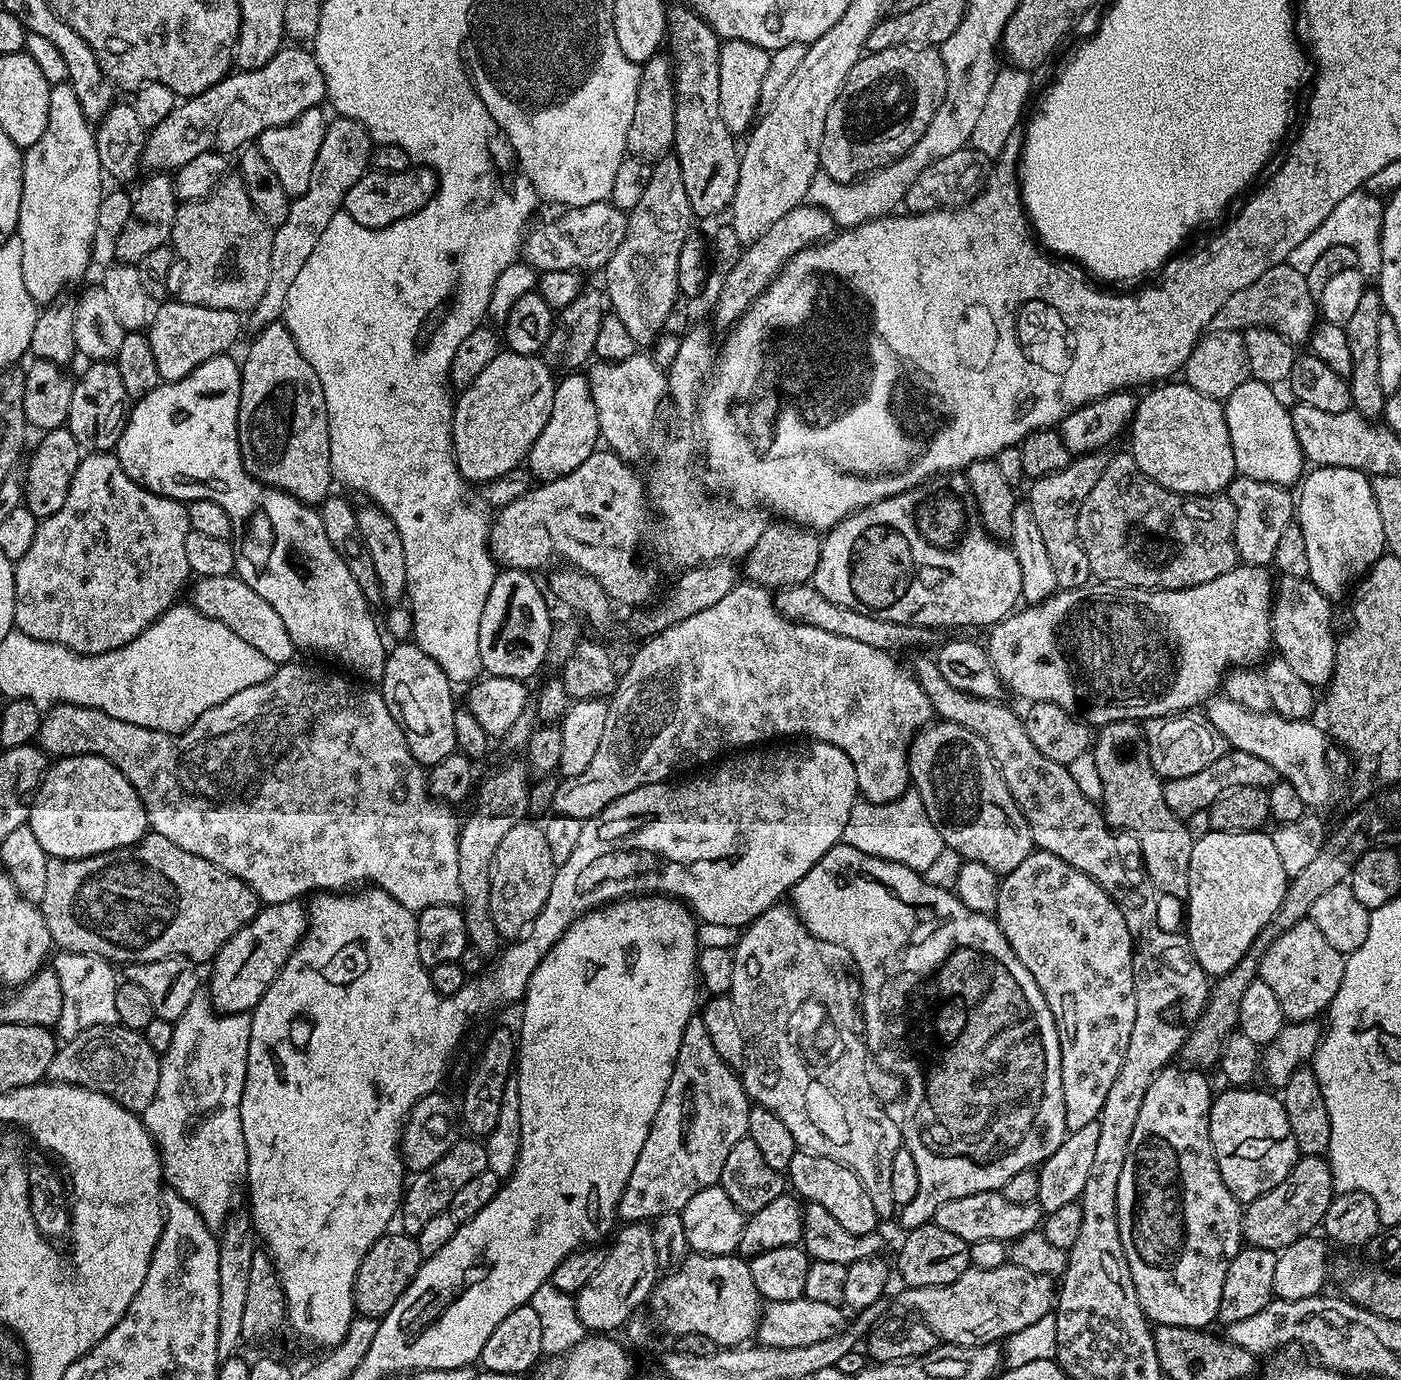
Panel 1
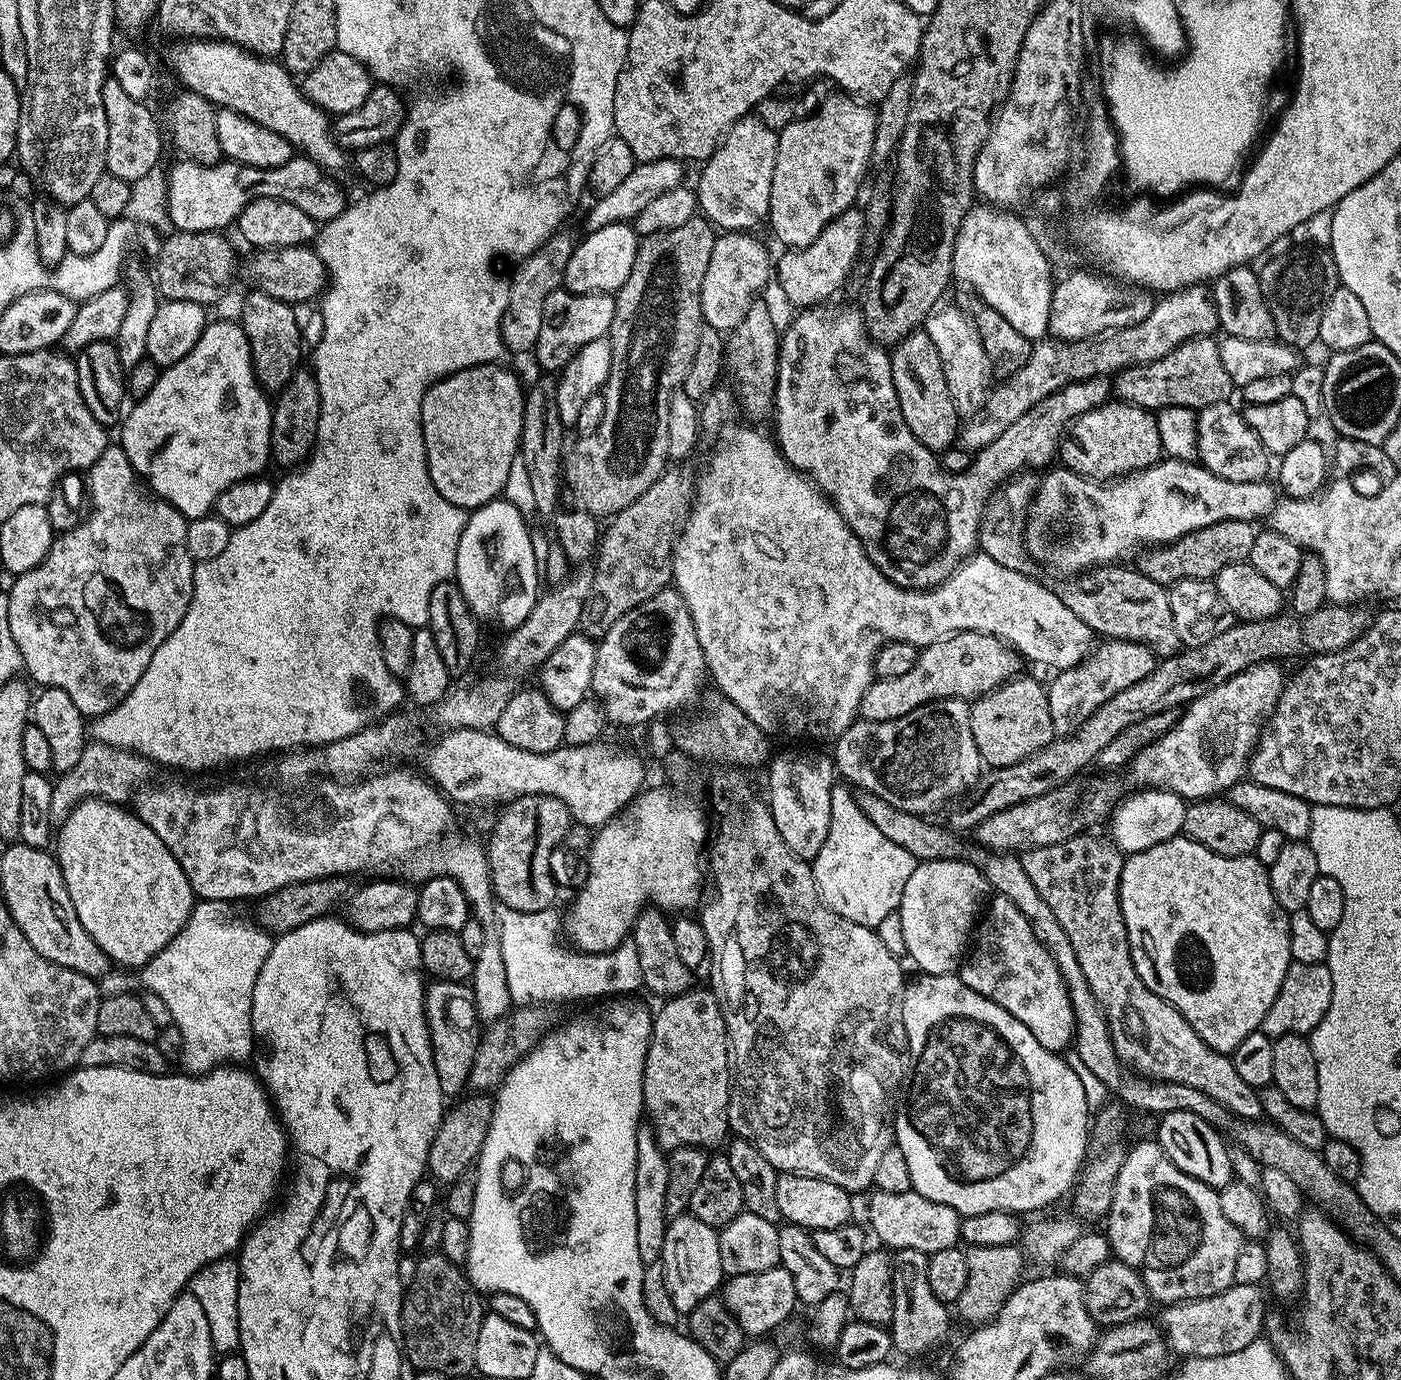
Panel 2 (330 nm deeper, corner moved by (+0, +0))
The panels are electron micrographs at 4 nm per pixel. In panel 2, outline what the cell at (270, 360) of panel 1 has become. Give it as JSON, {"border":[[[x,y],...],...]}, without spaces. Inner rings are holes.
{"border":[[[252,290],[240,308],[238,323],[244,329],[250,346],[252,373],[256,375],[256,382],[265,393],[280,393],[301,367],[300,324],[296,321],[296,312],[293,305],[259,290]]]}

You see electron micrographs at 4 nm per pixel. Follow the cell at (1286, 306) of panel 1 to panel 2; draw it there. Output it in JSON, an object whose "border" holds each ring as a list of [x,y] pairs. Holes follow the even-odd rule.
{"border":[[[1197,286],[1179,294],[1170,294],[1157,299],[1152,305],[1150,314],[1146,314],[1142,322],[1119,327],[1103,338],[1089,343],[1087,347],[1061,346],[1056,342],[1037,343],[1033,347],[1032,358],[1028,364],[1003,382],[997,383],[989,391],[988,402],[982,414],[984,420],[978,418],[965,423],[958,437],[959,443],[969,450],[990,446],[990,442],[994,442],[998,434],[1006,430],[1006,426],[1014,426],[1014,422],[1018,422],[1018,418],[1022,418],[1038,402],[1042,402],[1042,398],[1054,394],[1067,384],[1077,384],[1080,380],[1090,380],[1095,376],[1112,378],[1130,367],[1162,359],[1188,340],[1212,336],[1215,328],[1221,327],[1222,308],[1212,301],[1208,290],[1207,287]]]}

